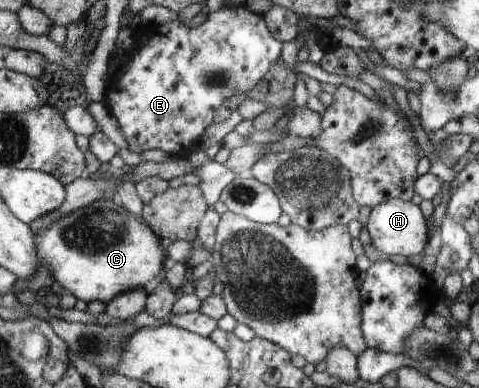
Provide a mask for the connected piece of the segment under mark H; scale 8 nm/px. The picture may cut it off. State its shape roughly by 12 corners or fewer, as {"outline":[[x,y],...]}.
{"outline":[[413,200],[374,206],[371,246],[387,256],[423,254],[429,228]]}

